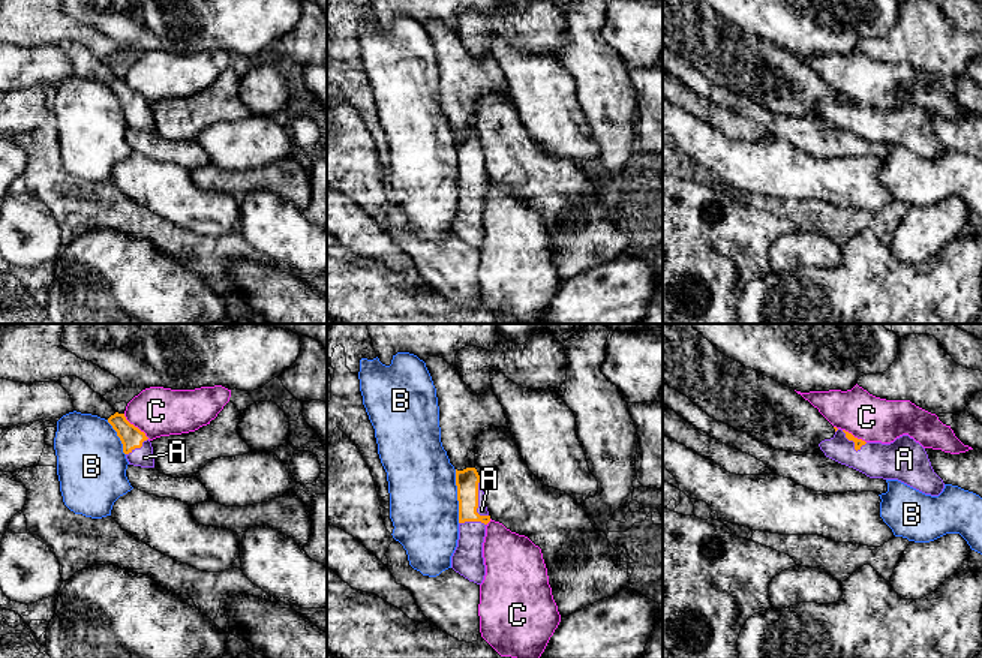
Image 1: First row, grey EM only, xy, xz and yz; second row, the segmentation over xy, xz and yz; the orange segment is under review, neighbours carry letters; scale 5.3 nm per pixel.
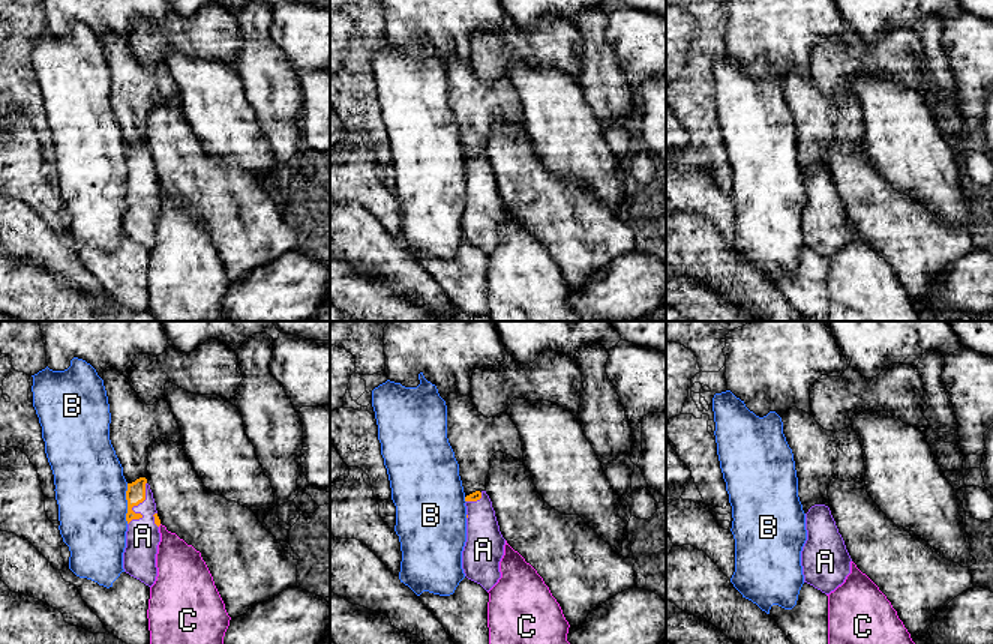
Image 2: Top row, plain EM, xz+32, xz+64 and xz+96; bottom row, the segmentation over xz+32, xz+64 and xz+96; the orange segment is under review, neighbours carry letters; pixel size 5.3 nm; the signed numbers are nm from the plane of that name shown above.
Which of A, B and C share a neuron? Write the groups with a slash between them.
A / B / C

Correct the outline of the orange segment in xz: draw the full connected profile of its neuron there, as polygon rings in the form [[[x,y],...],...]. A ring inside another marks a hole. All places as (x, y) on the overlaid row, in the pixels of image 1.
[[[456,469],[456,486],[459,501],[459,540],[451,556],[451,568],[469,582],[481,585],[486,576],[483,543],[490,516],[477,469]]]

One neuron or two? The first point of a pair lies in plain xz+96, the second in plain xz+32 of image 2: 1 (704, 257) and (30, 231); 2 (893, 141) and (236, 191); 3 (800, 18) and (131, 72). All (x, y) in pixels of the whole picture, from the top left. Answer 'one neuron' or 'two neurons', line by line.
1: one neuron
2: two neurons
3: two neurons

